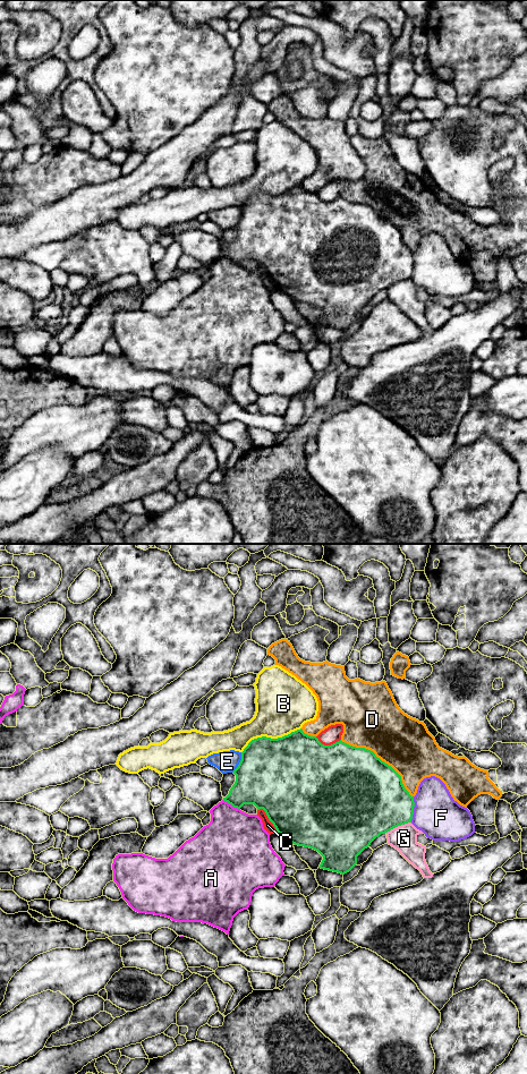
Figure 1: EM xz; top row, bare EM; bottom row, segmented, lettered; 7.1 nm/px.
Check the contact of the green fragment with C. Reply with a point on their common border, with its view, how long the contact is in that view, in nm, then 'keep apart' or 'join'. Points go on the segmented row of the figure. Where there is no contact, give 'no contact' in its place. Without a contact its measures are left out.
xz (268, 817) | 220 nm | keep apart

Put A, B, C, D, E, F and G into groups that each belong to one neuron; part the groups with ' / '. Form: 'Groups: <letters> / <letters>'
Groups: A / B / C / D / E / F / G

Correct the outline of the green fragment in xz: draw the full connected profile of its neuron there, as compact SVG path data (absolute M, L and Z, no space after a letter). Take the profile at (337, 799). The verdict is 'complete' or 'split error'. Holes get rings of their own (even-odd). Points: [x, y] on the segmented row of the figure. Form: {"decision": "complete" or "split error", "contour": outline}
{"decision": "complete", "contour": "M301 728L278 739L262 736L252 740L241 752L241 760L233 774L236 782L223 801L237 809L244 804L263 809L277 833L295 845L317 851L323 856L318 868L341 875L357 864L357 856L376 837L411 822L414 815L414 796L405 789L401 776L373 751L349 745L341 740L324 745Z"}

